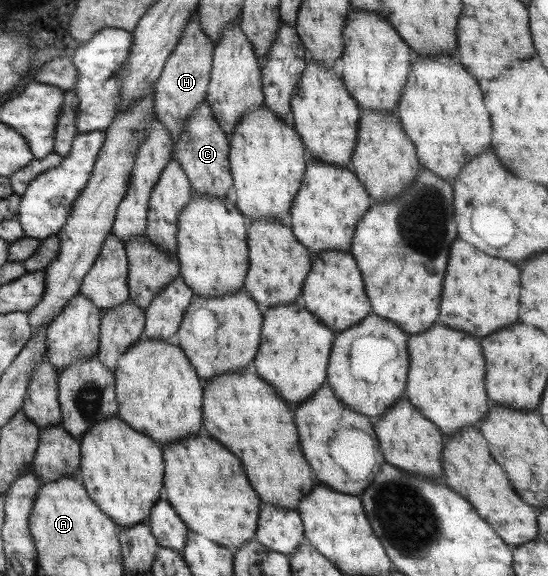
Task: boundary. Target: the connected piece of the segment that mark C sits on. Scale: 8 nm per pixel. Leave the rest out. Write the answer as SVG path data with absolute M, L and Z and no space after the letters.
M205 102L192 111L185 122L180 138L173 146L171 158L180 165L195 194L226 197L226 192L233 183L228 162L229 139L225 137L224 131L220 130L211 115L210 107Z

